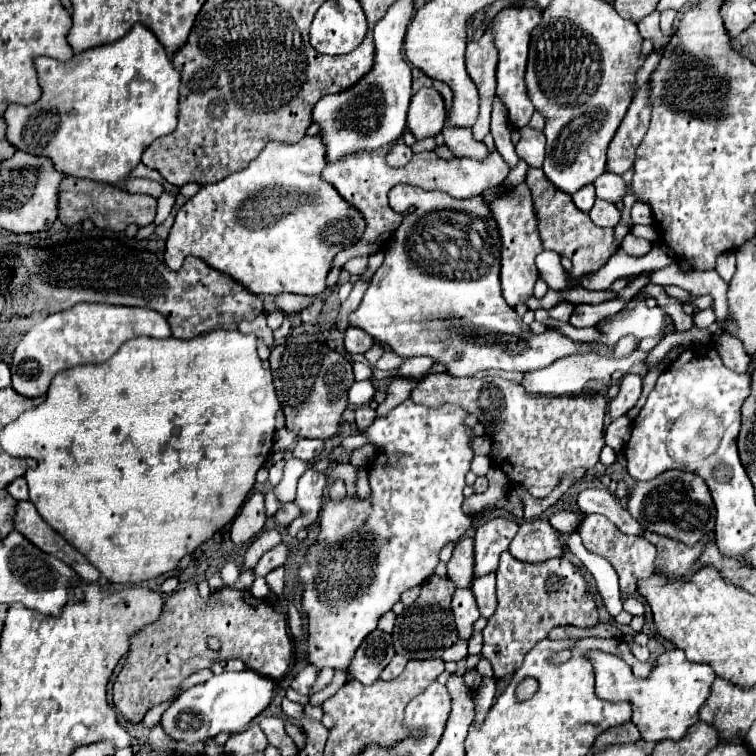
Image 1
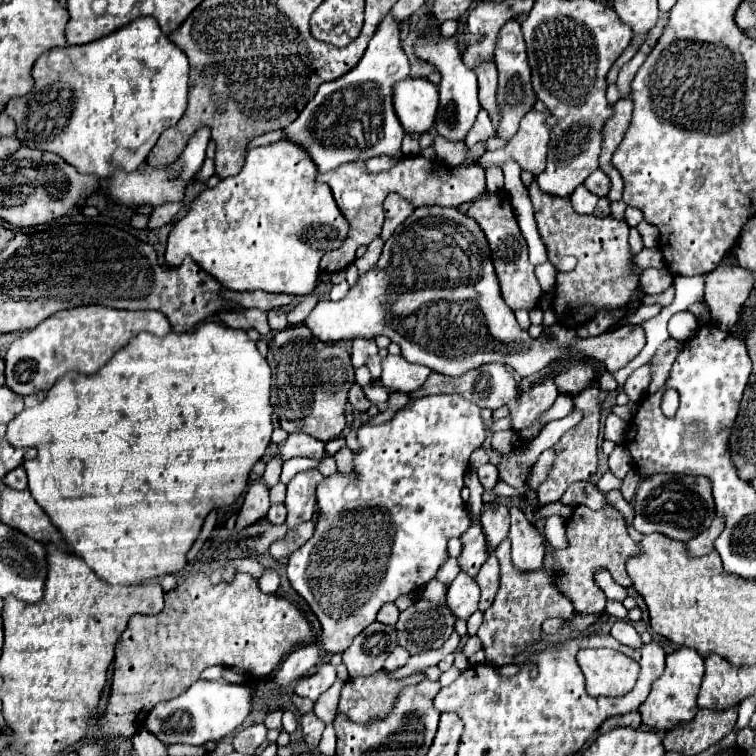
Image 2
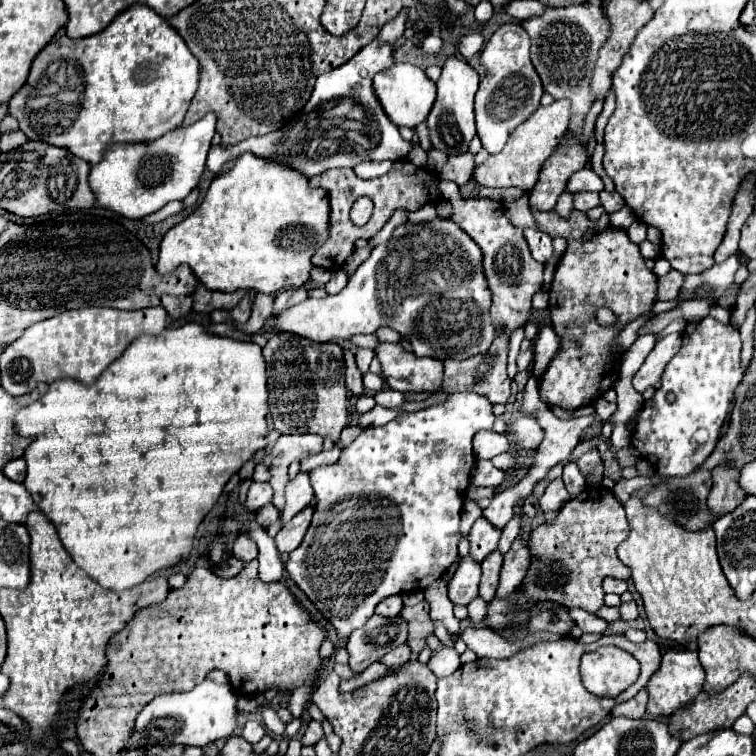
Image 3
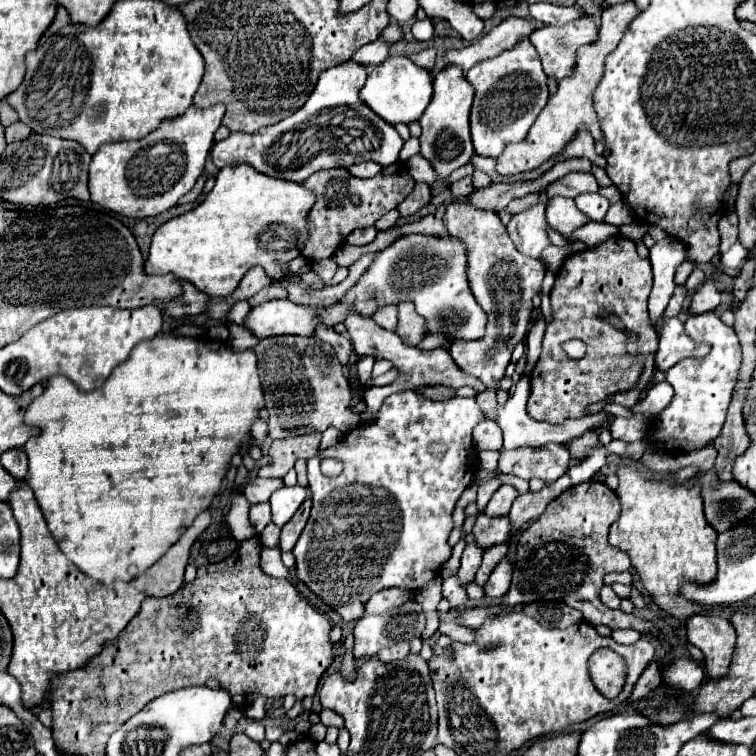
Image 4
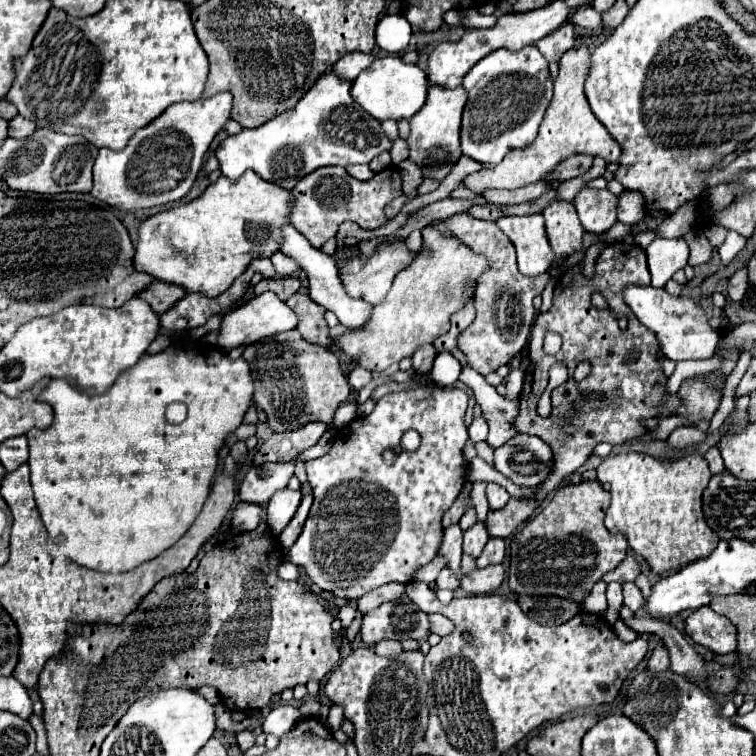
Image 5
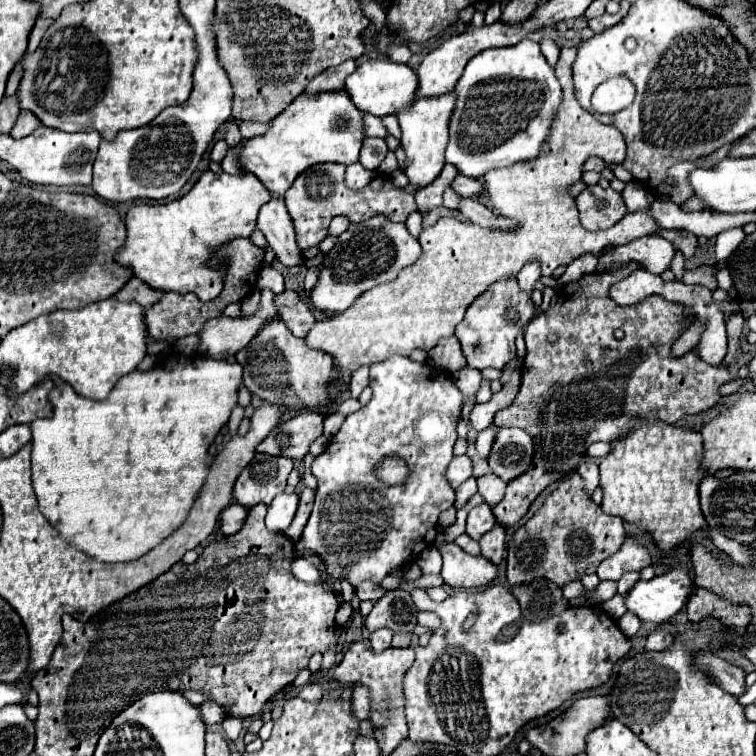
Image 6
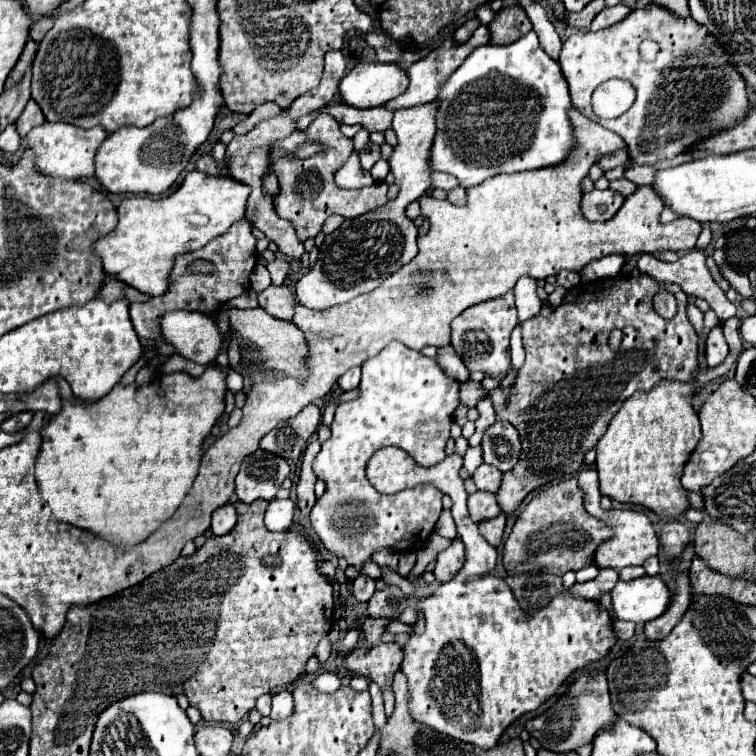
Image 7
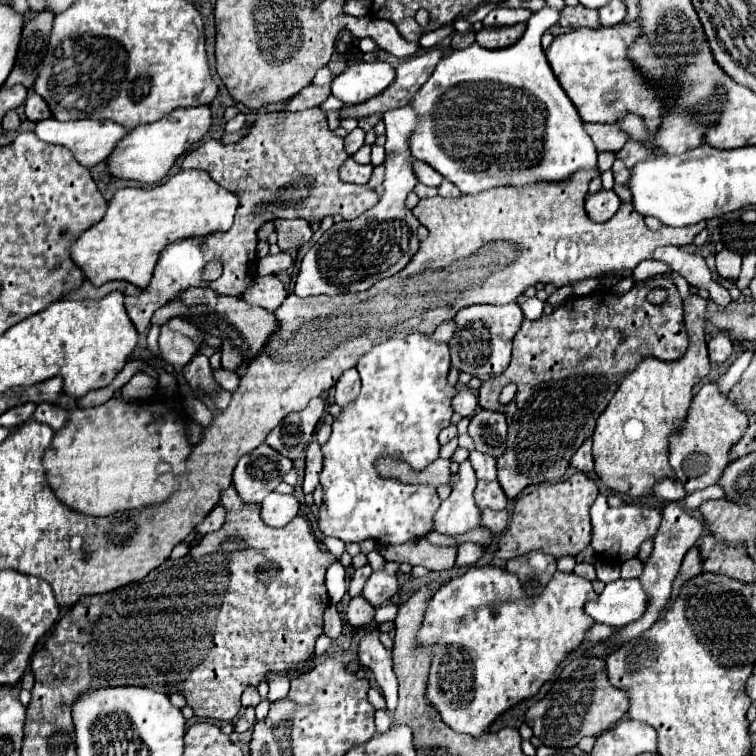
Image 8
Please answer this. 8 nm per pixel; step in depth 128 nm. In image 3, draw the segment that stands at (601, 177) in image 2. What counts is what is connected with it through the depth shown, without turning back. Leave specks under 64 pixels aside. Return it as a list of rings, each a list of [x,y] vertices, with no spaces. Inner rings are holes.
[[[584,168],[584,170],[576,172],[568,182],[568,192],[572,192],[572,194],[576,194],[576,192],[602,192],[602,190],[604,190],[604,182],[600,180],[600,176],[592,168]]]

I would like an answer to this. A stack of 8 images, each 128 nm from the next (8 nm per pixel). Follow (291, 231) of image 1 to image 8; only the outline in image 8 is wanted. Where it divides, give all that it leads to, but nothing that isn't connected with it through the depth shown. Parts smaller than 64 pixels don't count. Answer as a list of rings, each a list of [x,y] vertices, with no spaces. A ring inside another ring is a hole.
[[[180,170],[166,184],[148,188],[122,188],[108,204],[102,222],[86,230],[72,246],[72,258],[94,286],[124,280],[148,288],[160,252],[182,238],[208,236],[232,226],[238,196],[218,186],[202,170]]]

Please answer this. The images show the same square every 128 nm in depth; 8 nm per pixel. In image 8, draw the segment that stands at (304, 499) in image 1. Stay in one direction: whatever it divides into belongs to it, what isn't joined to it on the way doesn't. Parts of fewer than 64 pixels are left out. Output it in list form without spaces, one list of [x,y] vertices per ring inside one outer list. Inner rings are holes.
[[[268,494],[262,502],[262,520],[268,526],[282,528],[298,514],[298,500],[294,496],[284,494]]]

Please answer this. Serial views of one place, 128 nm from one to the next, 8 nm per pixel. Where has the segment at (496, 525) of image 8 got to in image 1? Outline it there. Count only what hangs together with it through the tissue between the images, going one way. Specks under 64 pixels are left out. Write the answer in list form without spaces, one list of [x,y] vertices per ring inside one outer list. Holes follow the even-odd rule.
[[[496,574],[482,576],[472,582],[472,592],[476,596],[476,604],[484,618],[490,618],[496,612]]]

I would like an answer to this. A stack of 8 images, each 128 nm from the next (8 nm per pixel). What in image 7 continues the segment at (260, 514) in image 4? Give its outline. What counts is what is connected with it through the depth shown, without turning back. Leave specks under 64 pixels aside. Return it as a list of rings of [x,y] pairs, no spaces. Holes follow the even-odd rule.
[[[224,504],[224,506],[220,506],[214,514],[212,514],[212,532],[216,534],[216,536],[222,536],[222,534],[228,534],[234,526],[236,526],[236,518],[238,518],[238,514],[236,514],[236,508],[234,508],[234,504]]]

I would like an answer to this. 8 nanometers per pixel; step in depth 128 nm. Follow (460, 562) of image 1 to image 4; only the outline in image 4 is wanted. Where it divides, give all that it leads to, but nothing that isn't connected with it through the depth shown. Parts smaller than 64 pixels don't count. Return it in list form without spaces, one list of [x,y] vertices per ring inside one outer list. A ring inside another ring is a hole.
[[[480,514],[474,522],[472,534],[476,538],[476,544],[484,550],[496,544],[502,544],[510,536],[510,520],[508,518],[490,518],[486,514]]]

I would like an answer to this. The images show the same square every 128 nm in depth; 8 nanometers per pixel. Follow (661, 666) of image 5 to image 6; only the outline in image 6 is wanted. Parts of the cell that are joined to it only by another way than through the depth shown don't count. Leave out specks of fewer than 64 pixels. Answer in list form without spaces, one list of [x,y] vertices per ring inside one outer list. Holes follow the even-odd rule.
[[[656,630],[656,632],[652,632],[652,634],[648,636],[648,640],[646,640],[646,650],[664,652],[666,648],[670,648],[672,640],[674,640],[674,636],[672,636],[668,630]]]

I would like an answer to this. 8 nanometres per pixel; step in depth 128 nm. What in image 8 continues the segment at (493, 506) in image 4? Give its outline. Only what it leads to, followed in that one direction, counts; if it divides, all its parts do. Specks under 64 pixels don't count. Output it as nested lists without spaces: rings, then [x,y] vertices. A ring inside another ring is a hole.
[[[474,450],[470,452],[470,462],[476,470],[476,476],[478,480],[496,480],[496,460]]]

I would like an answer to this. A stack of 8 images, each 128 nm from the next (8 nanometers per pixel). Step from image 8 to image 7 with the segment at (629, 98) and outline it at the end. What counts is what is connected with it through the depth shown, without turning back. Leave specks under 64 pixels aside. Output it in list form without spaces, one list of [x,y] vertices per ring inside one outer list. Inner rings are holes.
[[[648,4],[648,6],[642,6],[642,8],[634,8],[630,12],[630,16],[626,16],[626,20],[606,28],[606,30],[598,30],[598,32],[576,32],[574,36],[570,36],[564,44],[562,44],[562,52],[560,52],[560,68],[564,72],[564,78],[570,86],[570,98],[572,98],[572,104],[574,108],[578,108],[582,114],[586,114],[590,120],[602,124],[604,128],[616,132],[618,136],[624,138],[626,146],[628,146],[628,156],[630,156],[630,162],[634,164],[656,164],[660,160],[668,160],[668,158],[674,158],[686,150],[690,150],[694,144],[698,144],[698,140],[706,140],[706,136],[714,136],[714,132],[722,132],[722,128],[732,128],[734,124],[742,122],[746,116],[748,116],[748,110],[750,110],[750,102],[748,102],[748,92],[746,92],[746,82],[742,80],[742,74],[736,70],[734,62],[726,56],[726,50],[722,48],[722,44],[718,44],[718,40],[714,40],[714,36],[710,36],[710,30],[702,24],[698,24],[696,20],[692,20],[690,16],[688,18],[676,18],[668,8],[662,8],[662,6],[656,6],[656,4]],[[610,78],[624,78],[624,80],[630,80],[636,88],[636,102],[632,104],[632,108],[622,114],[620,118],[616,120],[600,120],[594,112],[592,112],[592,106],[590,106],[590,96],[594,92],[594,88],[598,84],[602,84],[604,80],[610,80]]]

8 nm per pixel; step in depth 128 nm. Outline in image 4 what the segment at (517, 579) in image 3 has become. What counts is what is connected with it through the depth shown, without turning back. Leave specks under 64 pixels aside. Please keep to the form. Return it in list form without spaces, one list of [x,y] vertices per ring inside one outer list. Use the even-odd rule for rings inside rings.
[[[504,558],[504,560],[494,568],[494,572],[490,574],[490,578],[488,578],[486,586],[484,586],[486,596],[490,596],[490,598],[500,598],[500,596],[504,596],[504,594],[508,592],[508,588],[510,588],[512,570],[514,570],[514,568],[512,568],[510,560]]]

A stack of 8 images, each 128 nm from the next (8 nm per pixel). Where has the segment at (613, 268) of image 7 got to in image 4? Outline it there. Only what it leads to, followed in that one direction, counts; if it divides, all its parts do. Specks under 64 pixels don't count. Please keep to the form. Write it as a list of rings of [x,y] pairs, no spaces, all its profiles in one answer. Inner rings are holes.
[[[664,238],[660,242],[656,242],[650,248],[650,262],[652,262],[652,270],[654,270],[654,286],[650,292],[650,300],[648,300],[648,312],[650,312],[650,322],[654,324],[654,320],[658,320],[672,294],[674,294],[674,272],[676,268],[686,260],[686,248],[682,242],[674,240],[674,238]]]

